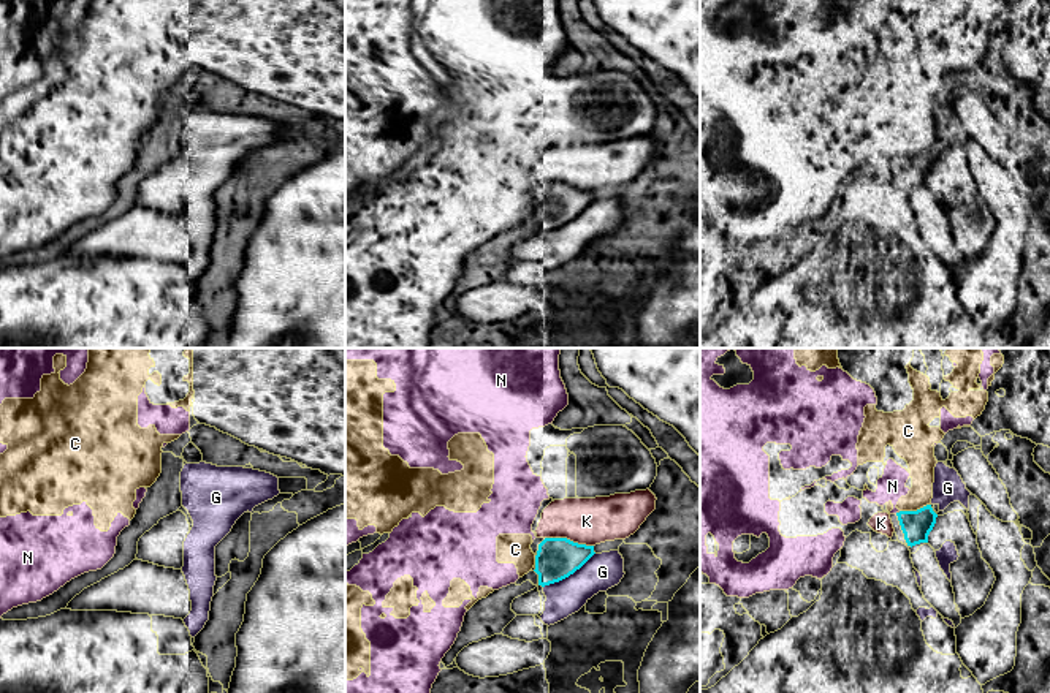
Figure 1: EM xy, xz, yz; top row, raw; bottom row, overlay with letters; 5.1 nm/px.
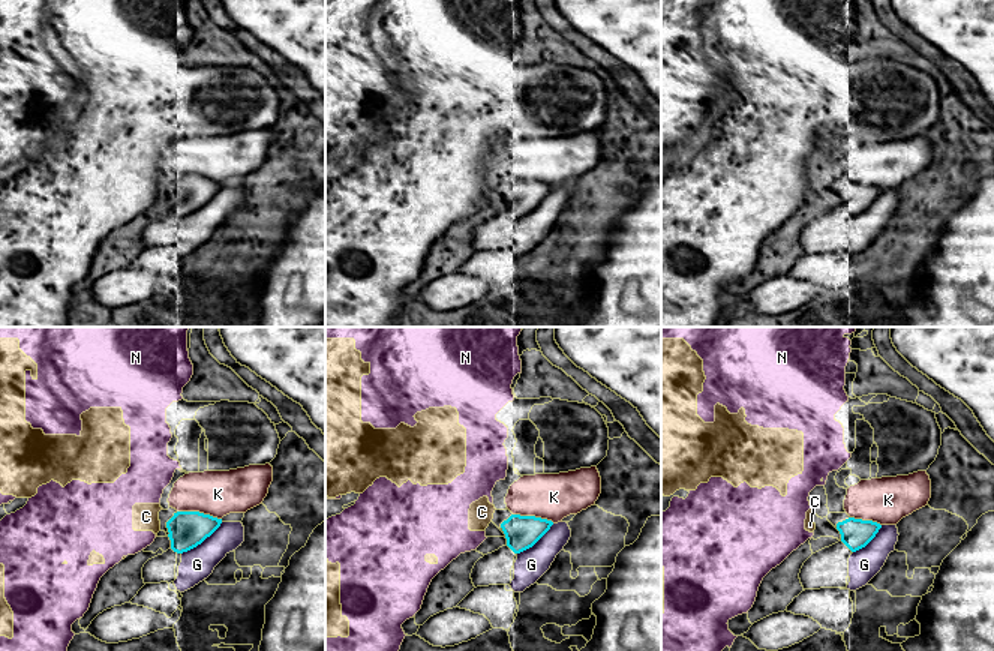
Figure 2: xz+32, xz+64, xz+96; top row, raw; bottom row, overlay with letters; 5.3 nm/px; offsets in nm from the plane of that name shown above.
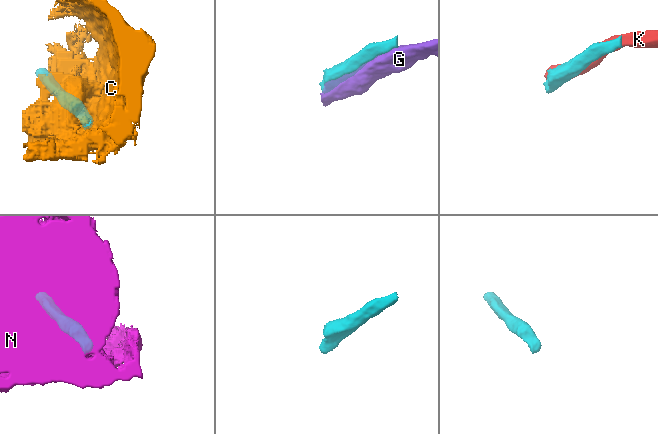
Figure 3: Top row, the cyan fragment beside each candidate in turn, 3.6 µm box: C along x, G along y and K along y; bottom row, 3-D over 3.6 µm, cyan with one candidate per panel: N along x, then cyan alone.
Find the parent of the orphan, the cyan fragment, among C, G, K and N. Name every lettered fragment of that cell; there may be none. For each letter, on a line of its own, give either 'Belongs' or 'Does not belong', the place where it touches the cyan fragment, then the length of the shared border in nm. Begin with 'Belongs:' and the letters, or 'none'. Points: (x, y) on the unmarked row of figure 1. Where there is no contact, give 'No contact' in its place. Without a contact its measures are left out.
Belongs: none
C: Does not belong. Touches cyan at yz (914, 157). Shared border 170 nm
G: Does not belong. Touches cyan at xz (569, 220). Shared border 320 nm
K: Does not belong. Touches cyan at xz (569, 185). Shared border 260 nm
N: Does not belong. Touches cyan at yz (897, 159). Shared border 30 nm

